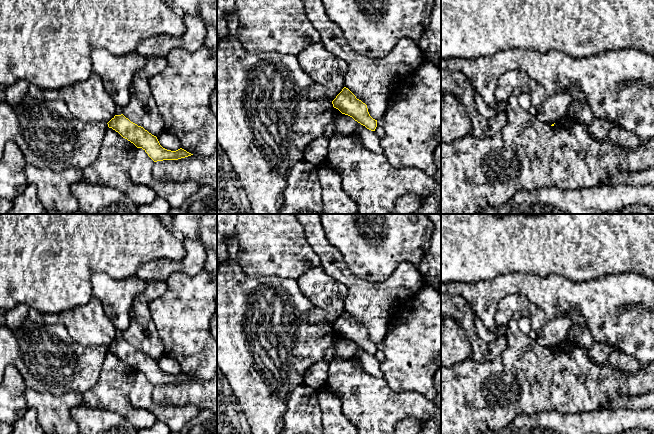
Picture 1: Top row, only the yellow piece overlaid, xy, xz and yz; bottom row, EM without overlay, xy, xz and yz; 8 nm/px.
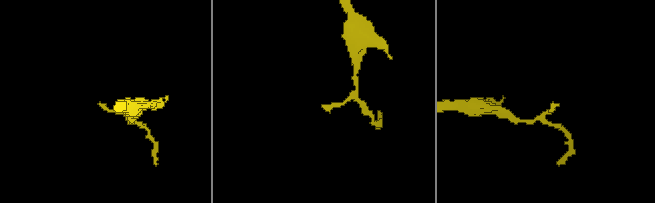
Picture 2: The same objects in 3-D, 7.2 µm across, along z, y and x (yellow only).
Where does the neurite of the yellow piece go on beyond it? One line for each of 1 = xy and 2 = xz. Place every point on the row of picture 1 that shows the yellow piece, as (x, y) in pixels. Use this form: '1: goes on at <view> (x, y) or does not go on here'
1: does not go on here
2: does not go on here

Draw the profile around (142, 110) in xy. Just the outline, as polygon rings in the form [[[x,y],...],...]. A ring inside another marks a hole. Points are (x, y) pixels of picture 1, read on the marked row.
[[[151,56],[147,58],[146,65],[133,76],[131,98],[122,113],[131,122],[143,127],[156,137],[165,131],[165,126],[153,99],[149,79],[163,71],[166,65],[165,57]]]

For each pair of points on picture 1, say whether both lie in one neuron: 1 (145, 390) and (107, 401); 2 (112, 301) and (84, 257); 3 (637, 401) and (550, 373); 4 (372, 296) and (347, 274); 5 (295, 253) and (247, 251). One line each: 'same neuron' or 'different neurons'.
1: different neurons
2: different neurons
3: different neurons
4: same neuron
5: same neuron

